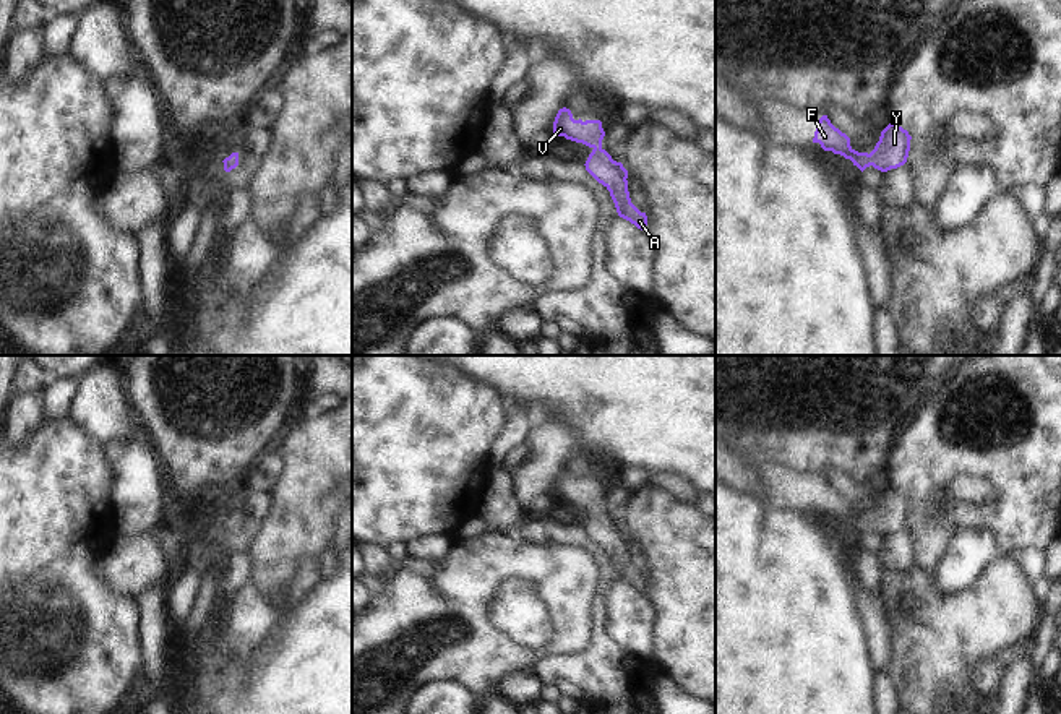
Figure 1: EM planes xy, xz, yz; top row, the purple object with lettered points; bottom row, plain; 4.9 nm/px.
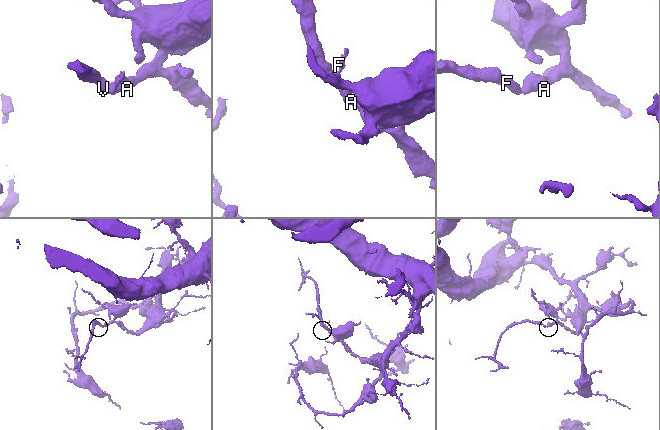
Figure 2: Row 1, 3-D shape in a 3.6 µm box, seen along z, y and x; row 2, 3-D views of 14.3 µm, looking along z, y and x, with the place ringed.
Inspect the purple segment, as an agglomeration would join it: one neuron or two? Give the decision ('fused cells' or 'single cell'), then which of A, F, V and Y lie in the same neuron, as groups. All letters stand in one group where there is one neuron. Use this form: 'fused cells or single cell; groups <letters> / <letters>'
single cell; groups A F V Y

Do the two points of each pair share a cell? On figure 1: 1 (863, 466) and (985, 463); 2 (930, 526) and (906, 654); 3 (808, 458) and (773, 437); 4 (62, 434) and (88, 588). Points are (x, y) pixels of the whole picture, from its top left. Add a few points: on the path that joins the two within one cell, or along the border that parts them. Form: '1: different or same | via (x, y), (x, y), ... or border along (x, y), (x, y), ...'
1: different | border along (912, 419), (889, 450)
2: different | border along (915, 565), (933, 575)
3: same | via (800, 450), (787, 437), (781, 437)
4: same | via (62, 473), (62, 549)

